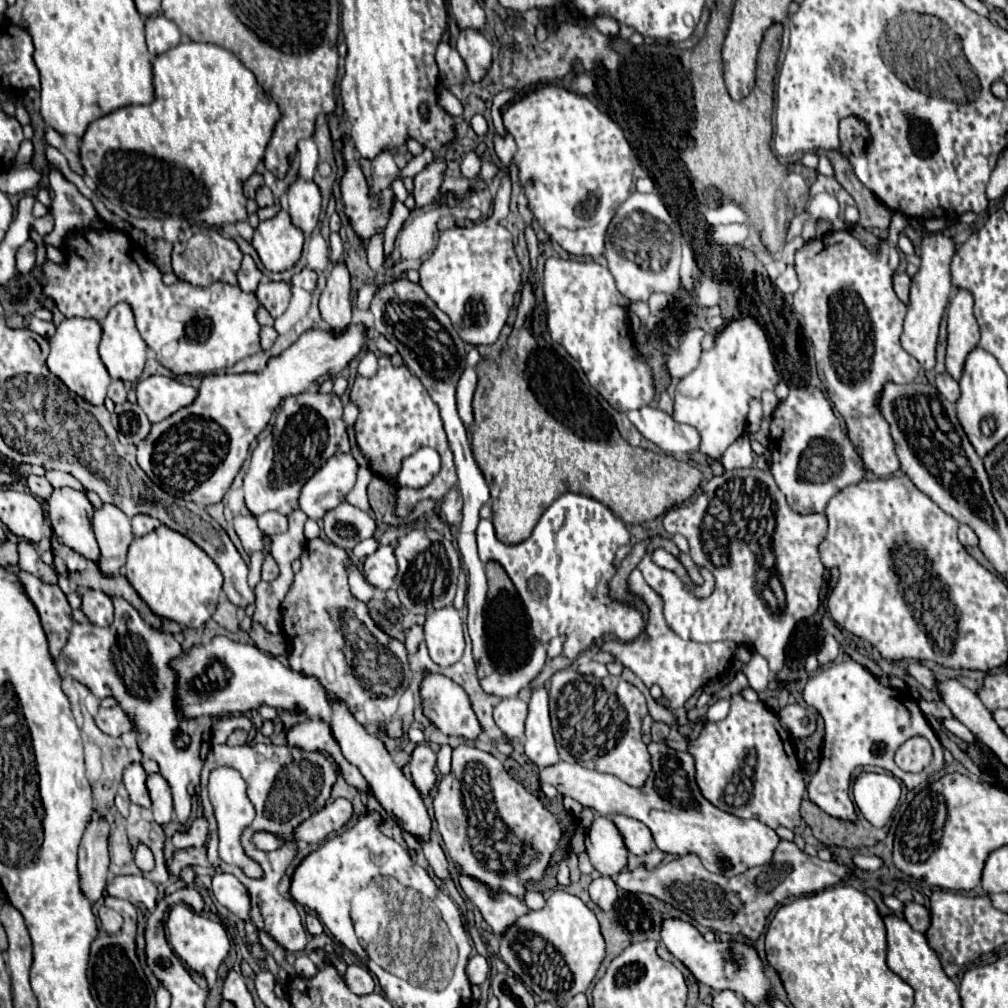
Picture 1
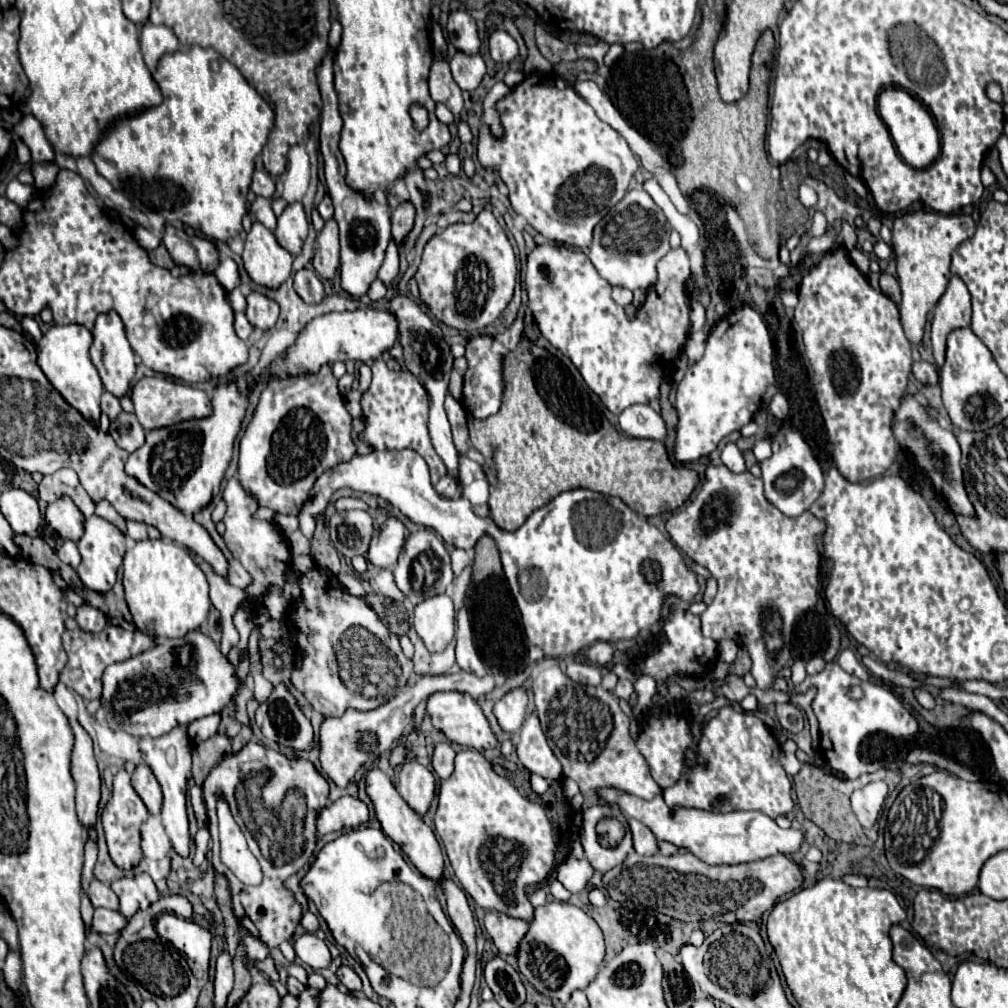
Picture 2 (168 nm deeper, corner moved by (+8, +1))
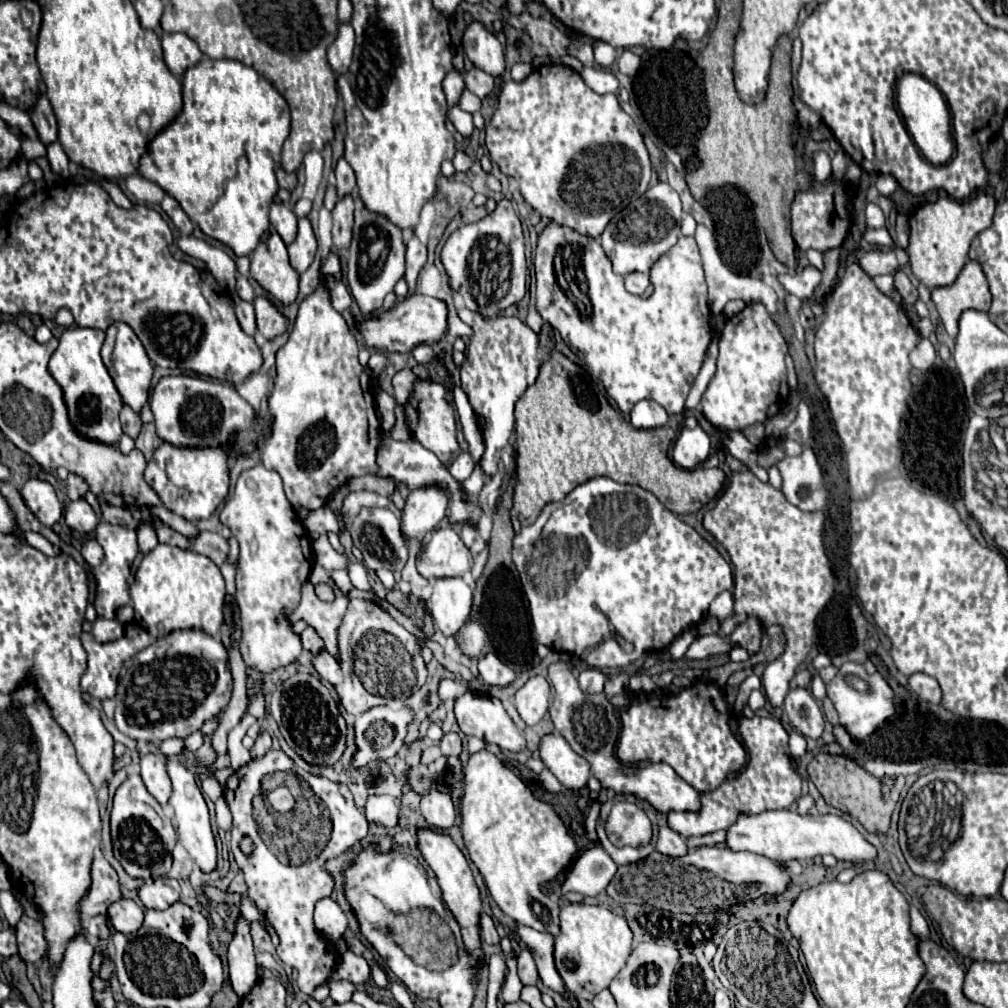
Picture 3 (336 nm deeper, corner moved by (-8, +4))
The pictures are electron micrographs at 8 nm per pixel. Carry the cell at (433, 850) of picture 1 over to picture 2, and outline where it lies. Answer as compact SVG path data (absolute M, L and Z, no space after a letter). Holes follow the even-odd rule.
M442 878L438 884L440 884L440 888L446 894L448 916L452 920L456 932L460 934L462 942L466 944L466 948L470 948L470 952L474 948L474 952L476 952L476 922L474 922L472 908L468 906L466 894L448 878Z

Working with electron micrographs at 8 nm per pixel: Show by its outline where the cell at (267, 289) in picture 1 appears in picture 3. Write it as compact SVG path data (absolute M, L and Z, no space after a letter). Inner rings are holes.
M256 297L254 307L256 307L258 331L260 331L266 339L274 339L274 337L282 335L282 333L288 329L288 319L286 319L286 315L284 315L268 297Z

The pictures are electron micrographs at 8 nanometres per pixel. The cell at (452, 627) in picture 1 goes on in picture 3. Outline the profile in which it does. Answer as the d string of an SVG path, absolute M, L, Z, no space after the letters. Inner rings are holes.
M448 577L434 583L428 609L436 627L448 637L456 635L470 617L472 589L460 577Z

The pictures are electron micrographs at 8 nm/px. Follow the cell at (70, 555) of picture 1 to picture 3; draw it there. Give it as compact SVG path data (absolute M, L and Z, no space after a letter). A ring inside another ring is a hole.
M90 539L90 541L86 541L84 545L82 545L82 557L86 559L86 563L90 565L90 567L94 567L94 565L98 565L100 561L102 561L102 557L104 557L104 551L100 549L100 545L94 541L94 539Z

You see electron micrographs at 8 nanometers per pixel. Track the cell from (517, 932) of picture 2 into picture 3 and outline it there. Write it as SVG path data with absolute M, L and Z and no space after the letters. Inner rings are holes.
M518 925L518 935L520 935L520 943L532 953L544 985L550 987L552 991L562 993L572 1005L578 1005L572 997L568 997L564 993L564 983L560 981L560 975L556 973L556 969L552 965L552 941L554 941L554 937L550 933L542 933L542 931L530 929L526 925Z

